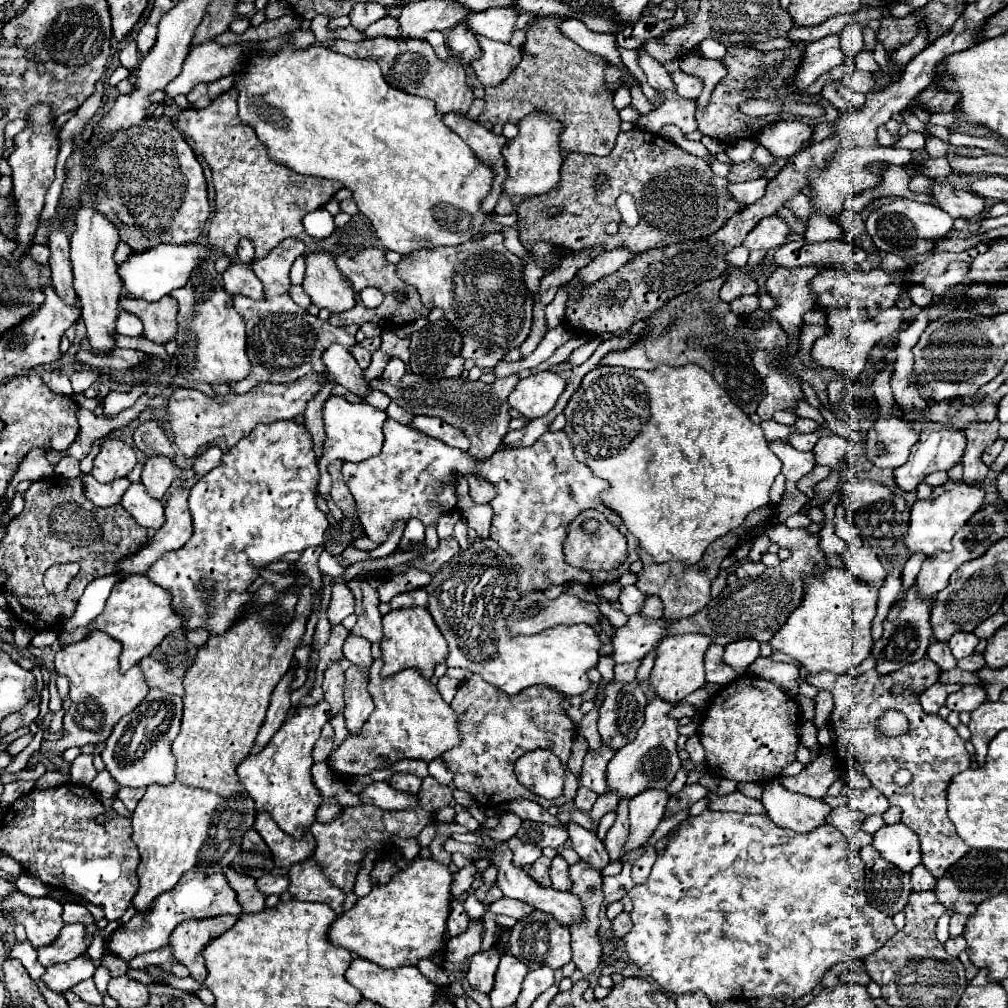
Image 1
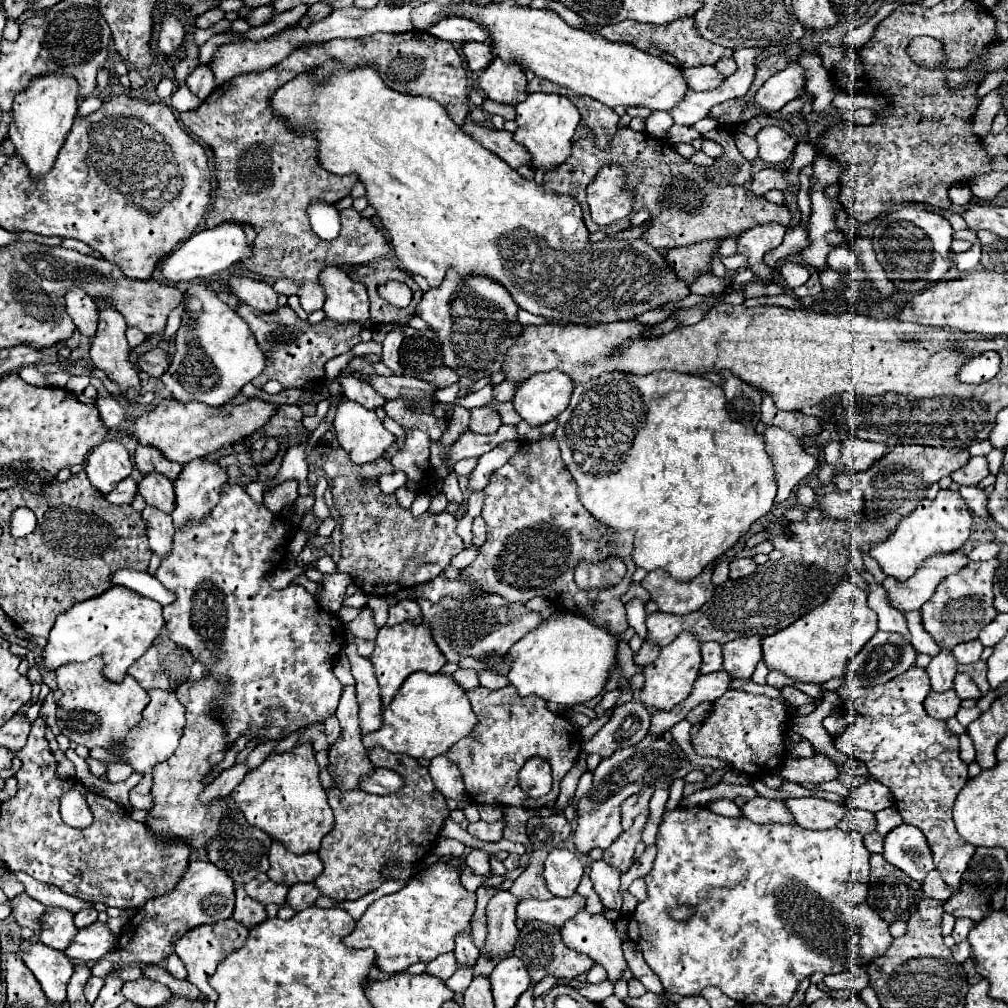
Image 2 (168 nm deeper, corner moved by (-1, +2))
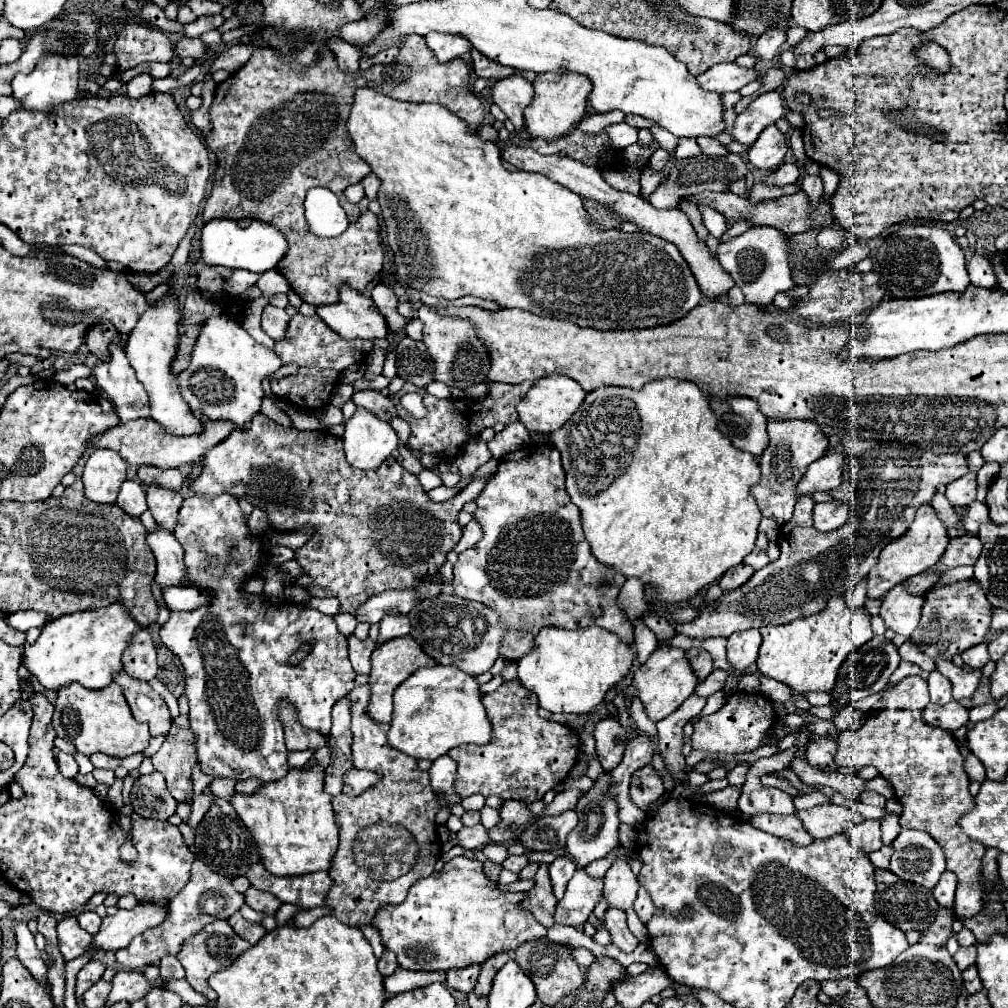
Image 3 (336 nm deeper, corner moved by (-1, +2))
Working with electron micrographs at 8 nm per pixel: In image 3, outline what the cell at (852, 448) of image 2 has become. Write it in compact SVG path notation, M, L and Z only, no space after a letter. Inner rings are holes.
M845 447L823 455L809 465L801 483L797 485L797 495L813 495L815 491L831 491L841 485L841 465L845 465Z

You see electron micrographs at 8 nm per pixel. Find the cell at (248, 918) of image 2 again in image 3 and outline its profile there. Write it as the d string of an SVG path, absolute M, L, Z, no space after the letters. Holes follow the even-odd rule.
M237 911L233 917L229 917L227 919L229 923L231 923L231 927L235 929L235 933L239 935L239 937L243 937L243 939L247 939L251 945L255 945L267 931L265 931L265 927L261 925L261 923L251 923L251 921L247 921L247 919L243 919L243 915Z

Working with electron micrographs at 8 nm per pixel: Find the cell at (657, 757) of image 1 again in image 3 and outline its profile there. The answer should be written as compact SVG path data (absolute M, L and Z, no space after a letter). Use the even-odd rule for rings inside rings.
M603 771L593 787L589 791L585 791L585 795L579 799L575 813L579 815L579 825L567 835L567 853L579 863L579 865L587 865L595 859L603 859L609 851L613 851L619 845L619 825L621 821L617 821L617 801L613 801L613 797L609 797L609 789L613 787L613 779L609 771Z

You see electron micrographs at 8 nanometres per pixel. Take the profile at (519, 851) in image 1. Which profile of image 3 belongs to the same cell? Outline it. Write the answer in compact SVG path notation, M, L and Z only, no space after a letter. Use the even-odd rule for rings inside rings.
M509 855L505 861L503 861L503 867L505 869L509 869L509 871L513 871L513 873L519 873L525 865L527 865L529 861L527 861L527 857L525 855Z

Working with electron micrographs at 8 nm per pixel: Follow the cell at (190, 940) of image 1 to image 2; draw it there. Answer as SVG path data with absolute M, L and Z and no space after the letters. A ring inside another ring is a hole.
M225 919L221 923L213 923L213 925L199 925L197 929L191 929L189 933L185 933L177 943L175 943L175 953L177 957L185 963L187 967L187 981L193 983L207 1001L217 1001L217 993L215 989L209 985L209 977L211 973L217 969L217 965L235 949L245 945L249 931L243 925L237 925L237 921L233 919Z

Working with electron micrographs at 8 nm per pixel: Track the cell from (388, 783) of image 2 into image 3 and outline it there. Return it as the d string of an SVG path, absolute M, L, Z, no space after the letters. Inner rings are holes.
M351 769L349 773L345 773L345 785L343 785L343 793L347 793L349 797L355 797L359 793L363 793L365 789L377 785L381 781L381 775L375 771L359 771L359 769Z

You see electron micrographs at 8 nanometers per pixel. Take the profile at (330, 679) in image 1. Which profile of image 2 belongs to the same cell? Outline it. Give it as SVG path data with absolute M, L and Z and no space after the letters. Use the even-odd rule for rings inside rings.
M335 715L325 721L325 735L327 735L329 747L331 747L337 741L337 737L339 737L339 725L337 725L337 717Z

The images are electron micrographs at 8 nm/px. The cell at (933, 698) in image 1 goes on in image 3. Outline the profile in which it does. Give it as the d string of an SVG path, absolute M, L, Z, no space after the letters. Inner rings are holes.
M951 701L949 705L929 703L923 709L923 719L929 725L941 727L945 731L955 731L955 729L959 729L961 725L965 725L969 721L969 715L967 715L967 709L963 705L959 705L957 701Z

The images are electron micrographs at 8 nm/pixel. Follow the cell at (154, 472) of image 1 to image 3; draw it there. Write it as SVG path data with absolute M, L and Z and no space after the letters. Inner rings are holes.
M161 485L147 487L149 511L153 513L153 519L169 531L175 529L175 519L181 503L183 503L183 495L179 491L161 489Z

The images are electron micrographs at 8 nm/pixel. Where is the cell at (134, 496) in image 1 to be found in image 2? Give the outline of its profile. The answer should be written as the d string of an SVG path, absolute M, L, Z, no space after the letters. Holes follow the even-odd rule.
M145 507L145 511L141 513L145 525L147 525L147 539L149 539L149 547L151 551L163 559L171 553L171 545L173 545L173 533L175 533L175 527L173 527L173 521L171 521L171 515L167 513L161 513L159 509L153 509L153 507Z

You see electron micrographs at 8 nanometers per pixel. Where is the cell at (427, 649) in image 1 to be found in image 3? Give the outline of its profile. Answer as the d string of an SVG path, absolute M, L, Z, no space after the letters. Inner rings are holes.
M411 635L405 637L395 637L389 639L381 645L377 645L377 649L373 651L371 657L371 673L369 673L369 683L373 687L373 695L371 695L371 703L369 703L369 715L379 721L379 723L389 723L391 721L391 713L393 713L393 691L409 677L413 675L419 667L433 667L437 665L437 661L433 661L419 645L417 641L413 641Z

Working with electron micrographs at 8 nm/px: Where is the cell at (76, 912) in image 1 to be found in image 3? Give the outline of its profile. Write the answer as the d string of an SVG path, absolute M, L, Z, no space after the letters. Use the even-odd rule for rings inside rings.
M87 911L87 913L77 915L77 921L79 921L79 925L81 925L87 933L91 933L91 935L95 935L95 933L99 931L99 925L101 925L101 917L99 917L95 911Z

